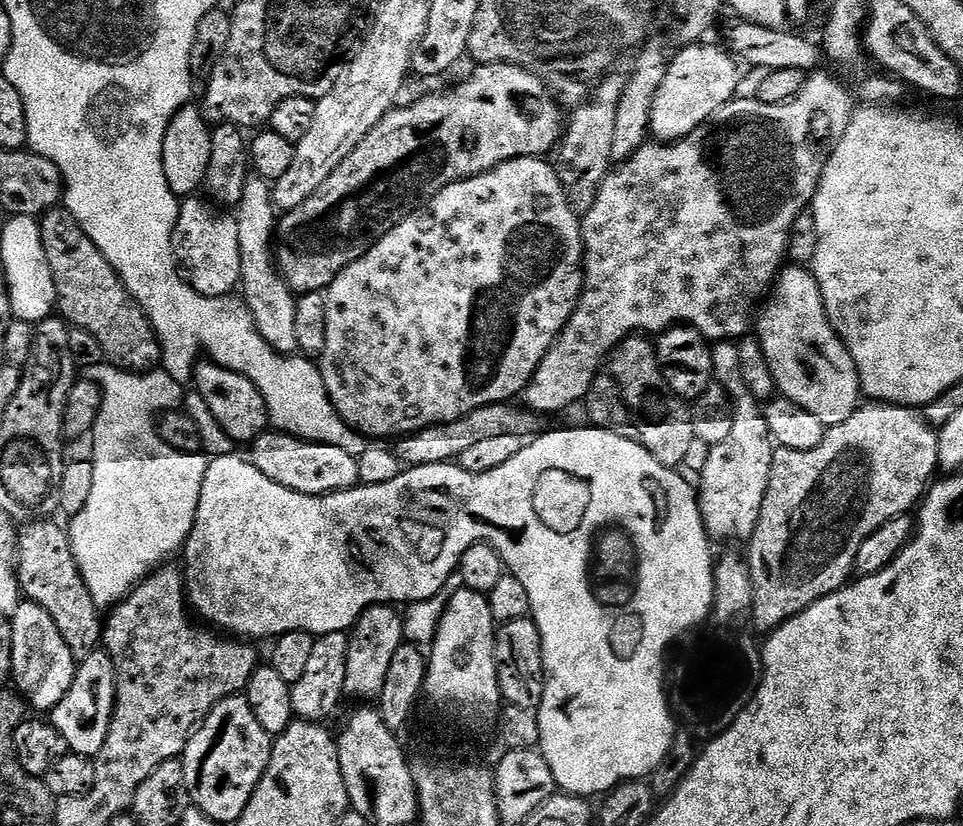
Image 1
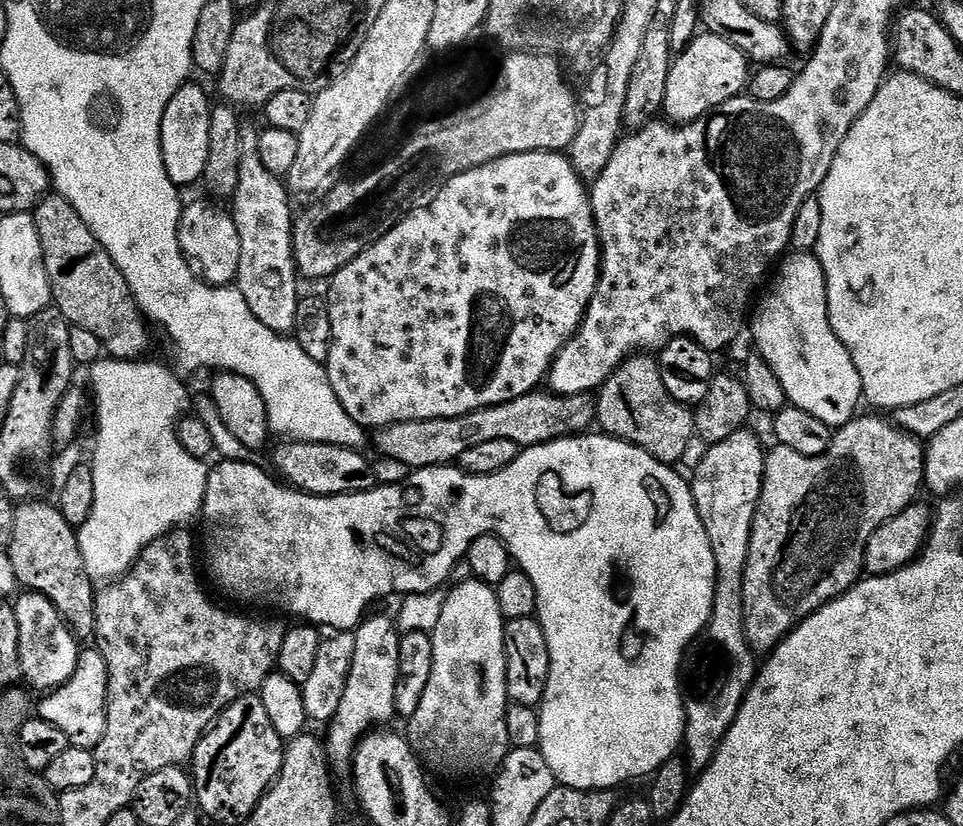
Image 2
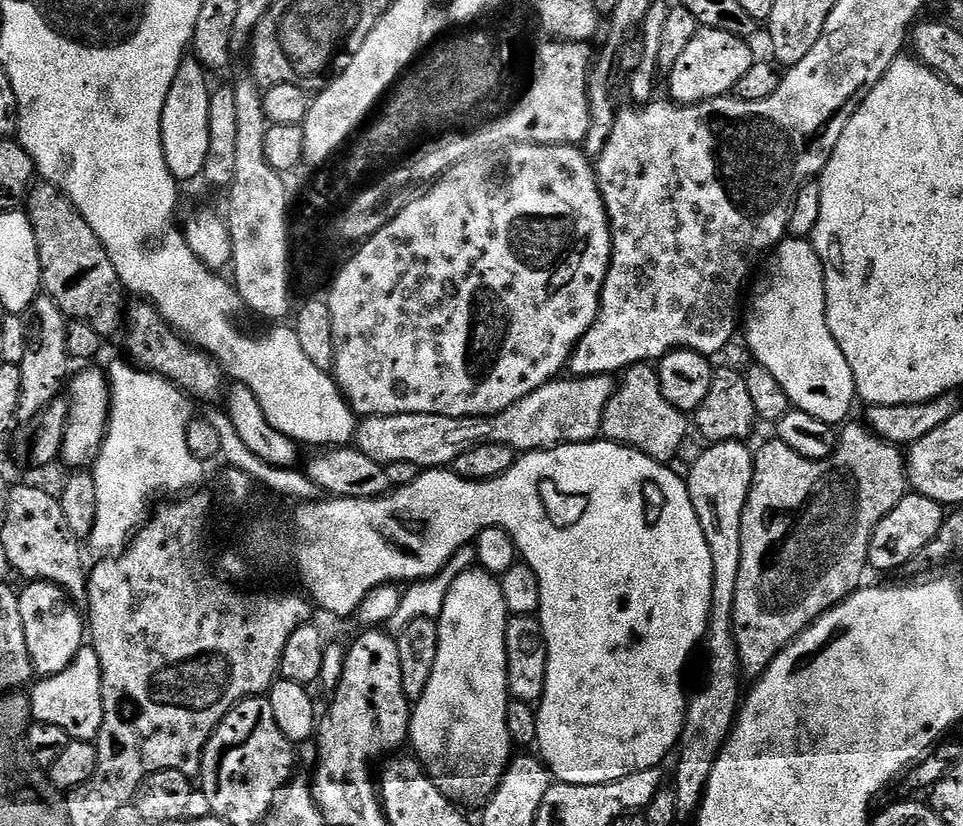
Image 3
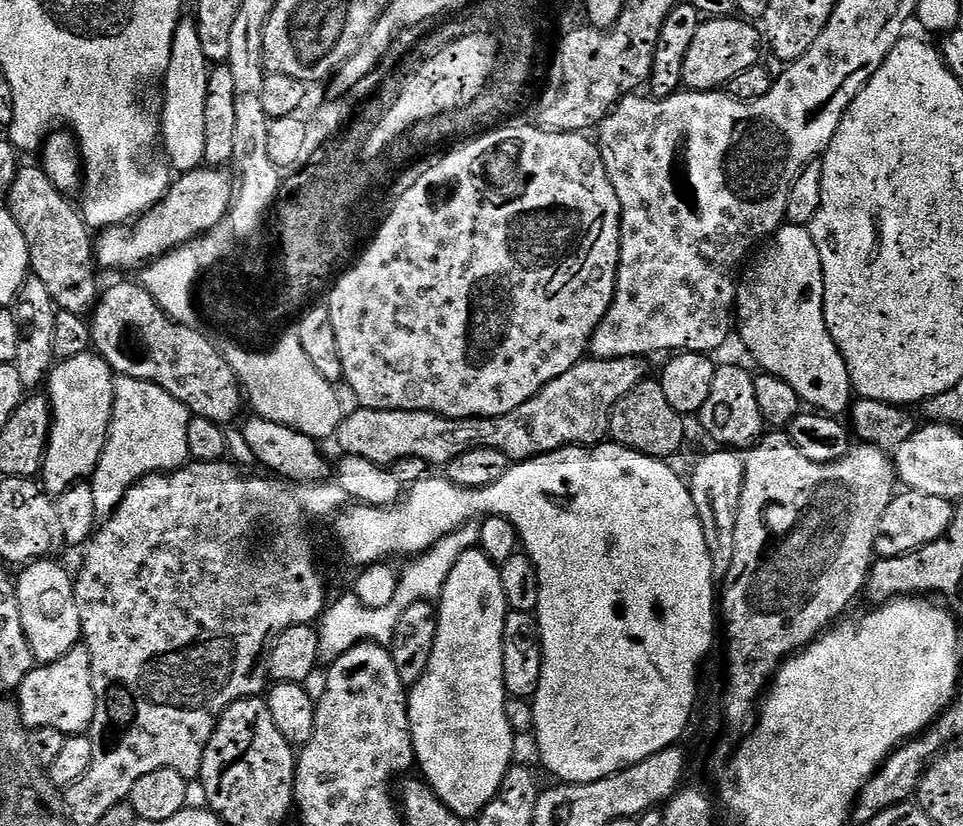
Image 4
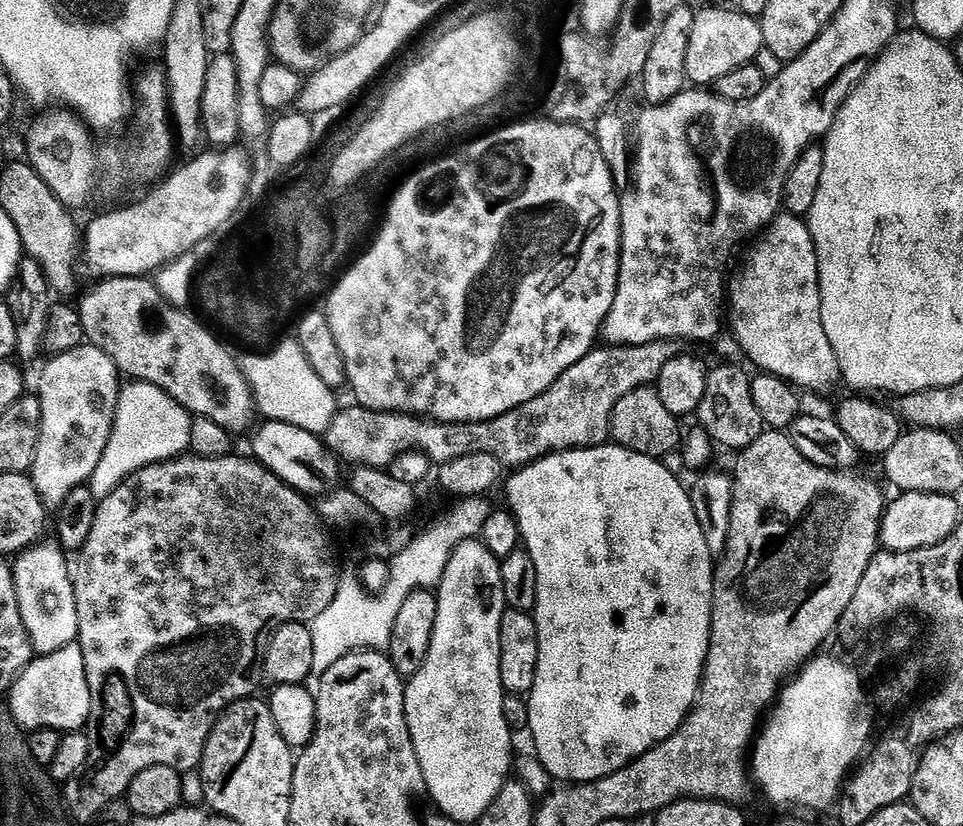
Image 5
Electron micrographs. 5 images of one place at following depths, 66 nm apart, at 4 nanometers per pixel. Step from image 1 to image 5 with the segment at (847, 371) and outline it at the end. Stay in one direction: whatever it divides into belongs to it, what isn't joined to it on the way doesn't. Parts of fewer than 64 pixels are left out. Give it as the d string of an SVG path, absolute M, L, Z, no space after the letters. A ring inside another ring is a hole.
M771 217L768 229L748 252L740 273L726 284L727 319L740 348L761 373L787 380L797 389L820 392L840 380L840 367L822 330L818 254L801 217Z

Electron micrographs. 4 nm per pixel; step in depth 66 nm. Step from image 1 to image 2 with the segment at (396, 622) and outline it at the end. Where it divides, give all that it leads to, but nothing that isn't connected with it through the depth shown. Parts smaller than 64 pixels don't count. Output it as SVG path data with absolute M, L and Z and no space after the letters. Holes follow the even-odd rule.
M372 616L355 629L353 664L350 666L349 676L346 678L345 690L342 693L342 702L338 705L337 713L326 724L328 736L324 740L324 753L328 756L328 763L337 777L347 777L350 772L352 756L360 744L361 736L373 731L374 726L384 726L388 719L396 716L396 703L394 690L397 686L398 674L398 646L401 633L398 631L396 621L389 616Z

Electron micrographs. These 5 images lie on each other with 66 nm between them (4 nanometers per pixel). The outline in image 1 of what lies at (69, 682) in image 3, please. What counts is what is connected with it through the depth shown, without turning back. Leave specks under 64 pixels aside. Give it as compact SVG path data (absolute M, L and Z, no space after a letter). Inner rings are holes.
M97 650L90 654L90 658L79 661L74 682L70 690L66 690L66 698L62 698L58 706L54 706L50 722L56 727L58 734L66 738L69 752L95 758L106 742L115 705L116 667L108 652Z

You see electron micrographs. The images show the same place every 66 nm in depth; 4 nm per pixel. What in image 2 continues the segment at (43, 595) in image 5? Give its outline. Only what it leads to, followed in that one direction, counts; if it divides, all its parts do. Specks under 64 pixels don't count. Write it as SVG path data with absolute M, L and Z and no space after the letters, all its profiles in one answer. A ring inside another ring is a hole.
M25 591L15 597L14 607L18 622L18 654L23 683L29 689L37 688L40 694L47 694L53 688L65 684L70 674L74 674L80 661L81 645L55 606L42 594Z

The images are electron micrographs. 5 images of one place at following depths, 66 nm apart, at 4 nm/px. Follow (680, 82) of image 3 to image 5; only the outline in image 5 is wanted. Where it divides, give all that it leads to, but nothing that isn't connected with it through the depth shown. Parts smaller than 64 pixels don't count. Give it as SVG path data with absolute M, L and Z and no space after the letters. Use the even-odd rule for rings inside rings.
M731 6L725 8L704 8L696 12L694 30L690 30L690 46L686 49L686 74L688 84L692 86L712 86L718 78L726 78L730 70L738 70L742 66L753 63L756 55L761 54L764 48L764 39L757 17L748 16L744 12L737 12Z

